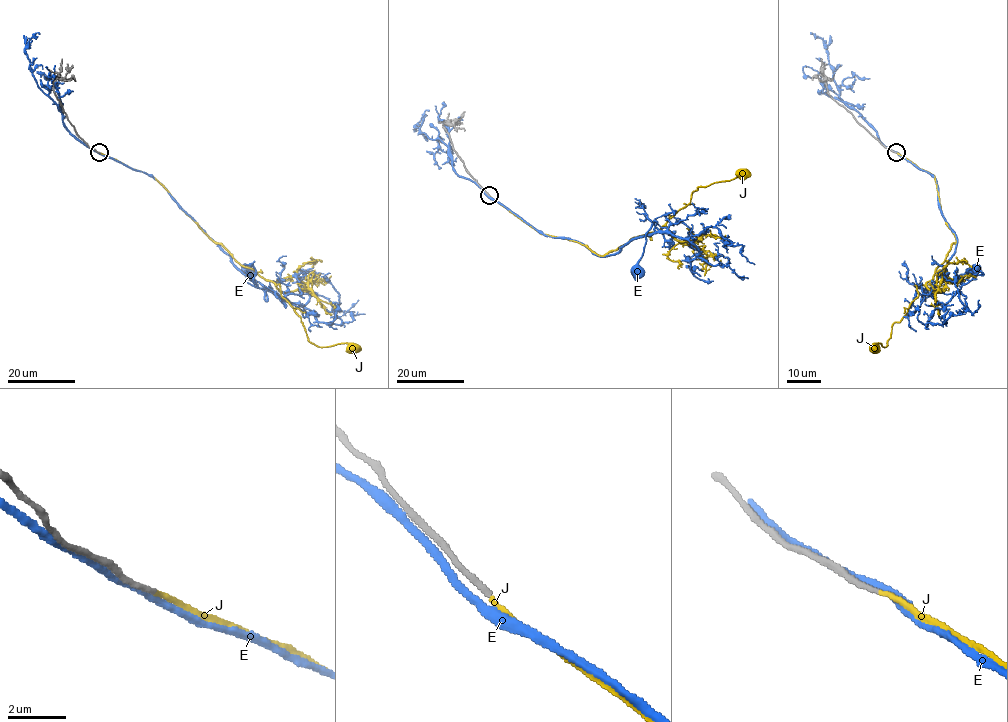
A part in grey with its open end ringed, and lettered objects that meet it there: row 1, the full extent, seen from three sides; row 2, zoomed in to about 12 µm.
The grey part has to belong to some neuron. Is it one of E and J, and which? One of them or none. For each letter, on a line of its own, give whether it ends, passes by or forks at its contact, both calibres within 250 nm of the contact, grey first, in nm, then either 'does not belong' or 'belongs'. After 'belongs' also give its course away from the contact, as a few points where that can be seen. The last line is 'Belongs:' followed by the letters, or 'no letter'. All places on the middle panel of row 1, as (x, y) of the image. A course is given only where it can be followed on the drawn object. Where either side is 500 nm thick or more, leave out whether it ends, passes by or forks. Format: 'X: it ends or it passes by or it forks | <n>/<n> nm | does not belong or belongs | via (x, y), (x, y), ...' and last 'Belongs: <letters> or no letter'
E: it passes by | 200/280 nm | does not belong
J: it ends | 180/160 nm | belongs | via (489, 195), (543, 234), (578, 241), (604, 256), (657, 231), (698, 187), (742, 173)
Belongs: J

